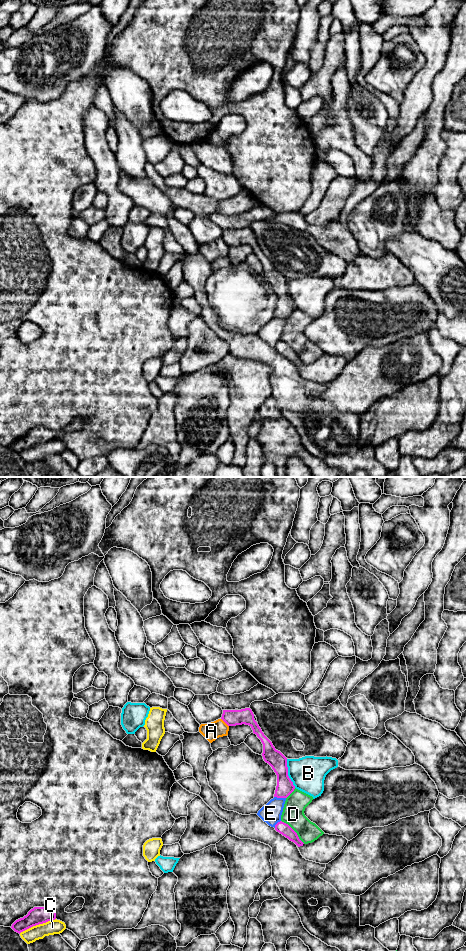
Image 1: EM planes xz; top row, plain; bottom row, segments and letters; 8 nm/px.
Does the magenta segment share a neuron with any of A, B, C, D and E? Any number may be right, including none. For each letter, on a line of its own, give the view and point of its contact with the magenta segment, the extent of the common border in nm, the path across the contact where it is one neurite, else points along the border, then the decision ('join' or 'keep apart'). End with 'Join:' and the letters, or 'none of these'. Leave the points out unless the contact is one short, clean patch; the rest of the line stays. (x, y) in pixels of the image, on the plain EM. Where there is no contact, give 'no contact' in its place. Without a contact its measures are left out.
A: contact xz (224, 241); length 90 nm; keep apart
B: contact xz (287, 293); length 240 nm; keep apart
C: contact xz (37, 444); length 320 nm; keep apart
D: contact xz (294, 351); length 260 nm; keep apart
E: contact xz (280, 317); length 100 nm; keep apart
Join: none of these

